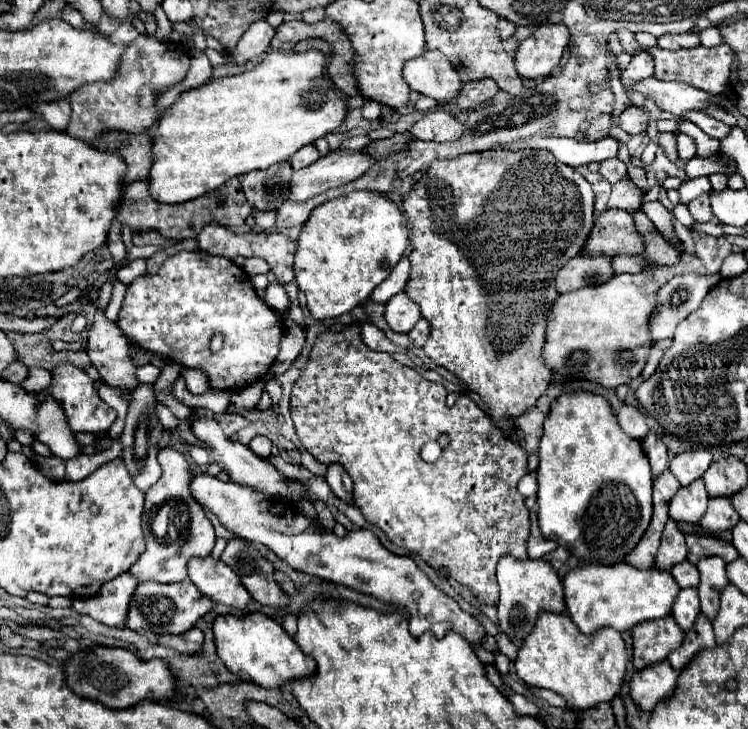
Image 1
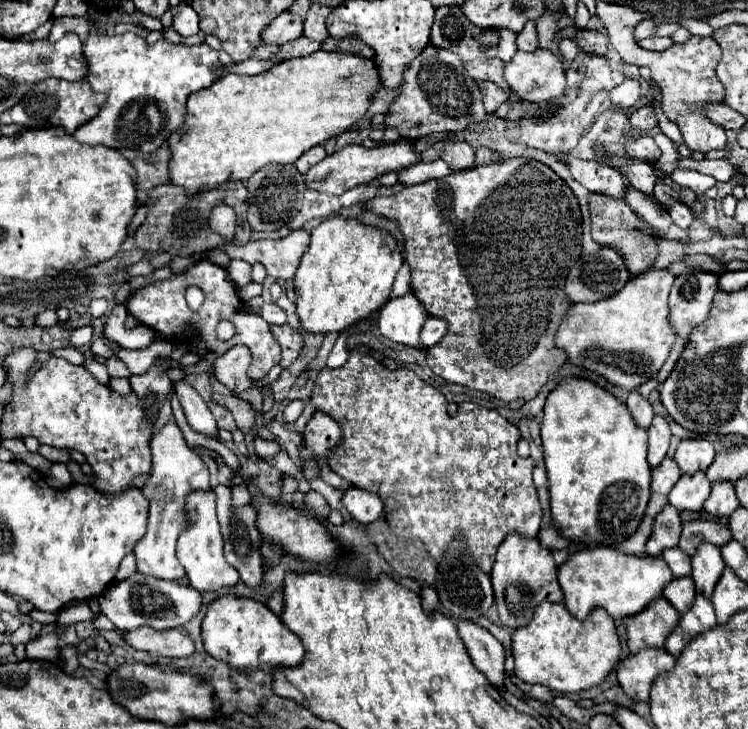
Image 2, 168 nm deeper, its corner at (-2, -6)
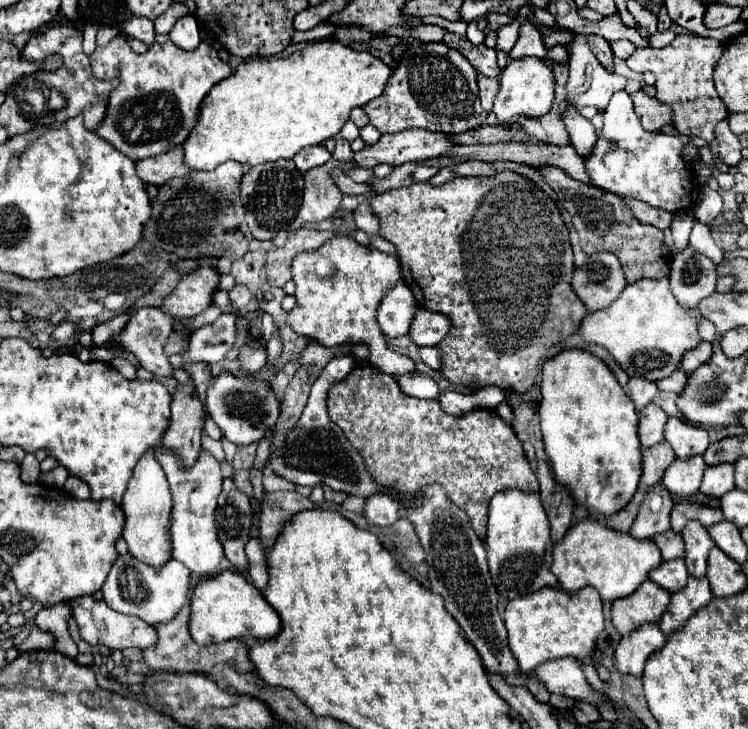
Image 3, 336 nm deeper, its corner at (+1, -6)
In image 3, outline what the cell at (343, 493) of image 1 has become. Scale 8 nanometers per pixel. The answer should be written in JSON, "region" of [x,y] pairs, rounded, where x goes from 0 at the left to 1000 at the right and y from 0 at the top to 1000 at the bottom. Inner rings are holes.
{"region":[[[501,678],[496,683],[491,683],[488,691],[488,708],[491,716],[499,722],[523,722],[533,713],[536,705],[536,691],[520,680],[512,678]]]}

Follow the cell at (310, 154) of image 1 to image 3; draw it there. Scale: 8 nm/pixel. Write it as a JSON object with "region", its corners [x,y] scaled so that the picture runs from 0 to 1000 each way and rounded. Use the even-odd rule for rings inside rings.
{"region":[[[410,200],[408,206],[400,206],[392,214],[392,222],[394,222],[400,236],[410,236],[410,233],[416,233],[421,228],[434,225],[440,217],[443,217],[443,211],[437,209],[434,200]]]}

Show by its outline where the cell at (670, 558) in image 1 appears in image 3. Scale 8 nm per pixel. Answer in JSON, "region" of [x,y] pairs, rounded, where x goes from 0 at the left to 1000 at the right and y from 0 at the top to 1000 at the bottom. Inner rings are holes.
{"region":[[[878,664],[868,672],[857,689],[857,700],[852,702],[852,713],[846,713],[844,733],[849,738],[873,738],[897,724],[894,705],[900,697],[900,686],[889,667]]]}

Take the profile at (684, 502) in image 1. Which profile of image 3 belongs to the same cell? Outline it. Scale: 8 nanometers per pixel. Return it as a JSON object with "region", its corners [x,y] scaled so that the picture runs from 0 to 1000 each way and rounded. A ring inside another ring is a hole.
{"region":[[[940,626],[932,628],[921,628],[921,631],[900,631],[900,639],[894,639],[894,645],[889,645],[889,656],[884,658],[884,664],[908,680],[924,680],[934,672],[940,647],[943,647],[945,636],[940,631]]]}

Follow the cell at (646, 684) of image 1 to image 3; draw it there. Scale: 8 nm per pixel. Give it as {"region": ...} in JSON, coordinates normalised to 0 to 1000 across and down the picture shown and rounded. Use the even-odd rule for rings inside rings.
{"region":[[[881,856],[878,859],[857,859],[857,864],[849,864],[846,870],[838,870],[828,878],[822,886],[822,908],[825,919],[830,925],[860,925],[860,914],[876,892],[881,892],[889,883],[889,872],[884,870]]]}

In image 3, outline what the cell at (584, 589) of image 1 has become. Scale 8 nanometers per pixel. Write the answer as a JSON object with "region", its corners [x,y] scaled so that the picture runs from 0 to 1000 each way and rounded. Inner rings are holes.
{"region":[[[785,708],[766,719],[750,743],[739,746],[739,787],[758,812],[771,812],[779,804],[793,804],[806,823],[820,826],[846,815],[865,793],[868,782],[886,771],[884,757],[873,741],[846,738],[844,733],[825,733],[814,727],[801,711]]]}

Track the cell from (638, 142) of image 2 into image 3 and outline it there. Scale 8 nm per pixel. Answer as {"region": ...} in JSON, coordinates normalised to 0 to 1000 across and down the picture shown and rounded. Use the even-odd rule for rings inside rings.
{"region":[[[836,123],[822,126],[817,132],[806,156],[806,181],[798,189],[793,211],[782,217],[790,252],[809,263],[820,263],[830,272],[849,272],[868,283],[886,285],[894,291],[908,291],[926,283],[937,255],[929,236],[913,219],[913,192],[892,181],[860,178],[846,151],[844,132]]]}

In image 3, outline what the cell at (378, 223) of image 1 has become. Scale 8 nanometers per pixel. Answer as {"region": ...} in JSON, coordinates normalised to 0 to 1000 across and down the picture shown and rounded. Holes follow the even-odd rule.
{"region":[[[448,324],[443,329],[437,329],[437,335],[432,335],[426,343],[421,346],[405,346],[397,348],[392,354],[389,362],[392,370],[392,387],[394,387],[394,409],[397,417],[394,422],[386,428],[386,447],[408,464],[424,466],[429,475],[453,475],[453,472],[491,472],[496,480],[493,497],[496,502],[515,508],[517,513],[525,516],[536,516],[536,513],[552,513],[557,510],[555,497],[539,486],[525,483],[523,477],[517,477],[515,461],[509,455],[509,450],[504,447],[504,422],[509,417],[509,412],[515,409],[515,403],[536,384],[536,365],[531,359],[528,351],[520,351],[509,343],[501,340],[491,340],[477,335],[472,326],[461,326],[461,324]]]}

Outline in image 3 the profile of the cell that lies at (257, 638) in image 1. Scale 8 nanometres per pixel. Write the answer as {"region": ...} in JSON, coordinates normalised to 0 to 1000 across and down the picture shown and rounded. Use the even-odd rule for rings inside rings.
{"region":[[[295,782],[282,793],[271,793],[258,804],[255,842],[253,842],[253,870],[269,883],[290,883],[309,875],[354,878],[370,872],[376,864],[376,850],[370,840],[360,831],[354,818],[330,798],[330,793],[314,782]]]}

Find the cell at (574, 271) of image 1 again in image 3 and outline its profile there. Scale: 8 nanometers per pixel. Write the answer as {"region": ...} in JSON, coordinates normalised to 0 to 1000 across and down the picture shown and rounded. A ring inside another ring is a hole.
{"region":[[[814,346],[787,351],[782,365],[769,370],[763,390],[787,428],[814,420],[838,392],[825,351]]]}

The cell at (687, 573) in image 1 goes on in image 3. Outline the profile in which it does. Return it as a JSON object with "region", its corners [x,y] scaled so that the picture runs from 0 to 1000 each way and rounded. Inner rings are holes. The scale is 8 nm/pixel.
{"region":[[[892,727],[889,733],[876,733],[873,743],[881,749],[886,768],[902,768],[916,760],[913,738],[908,733],[900,733],[900,727]]]}

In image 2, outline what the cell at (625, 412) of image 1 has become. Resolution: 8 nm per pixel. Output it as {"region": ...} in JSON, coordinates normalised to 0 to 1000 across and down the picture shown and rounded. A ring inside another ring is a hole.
{"region":[[[845,535],[842,543],[840,543],[840,549],[837,549],[837,557],[840,557],[848,579],[850,579],[856,587],[866,590],[866,584],[869,584],[869,579],[872,579],[872,573],[874,573],[874,562],[872,562],[869,551],[861,549],[850,535]]]}

